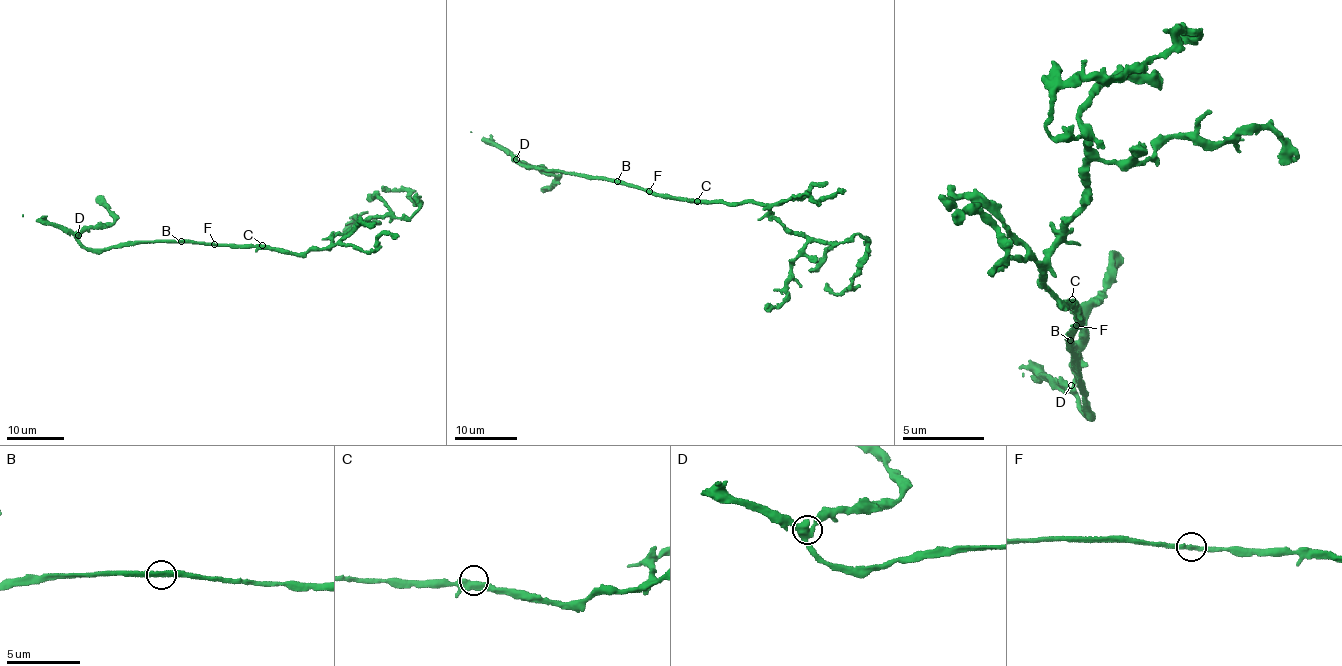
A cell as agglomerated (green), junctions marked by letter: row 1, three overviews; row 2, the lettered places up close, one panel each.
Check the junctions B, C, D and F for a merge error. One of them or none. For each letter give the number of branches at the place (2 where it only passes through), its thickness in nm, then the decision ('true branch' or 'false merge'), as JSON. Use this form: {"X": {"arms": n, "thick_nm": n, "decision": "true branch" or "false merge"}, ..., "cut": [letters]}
{"B": {"arms": 2, "thick_nm": 280, "decision": "true branch"}, "C": {"arms": 3, "thick_nm": 360, "decision": "true branch"}, "D": {"arms": 3, "thick_nm": 340, "decision": "true branch"}, "F": {"arms": 2, "thick_nm": 280, "decision": "true branch"}, "cut": []}

